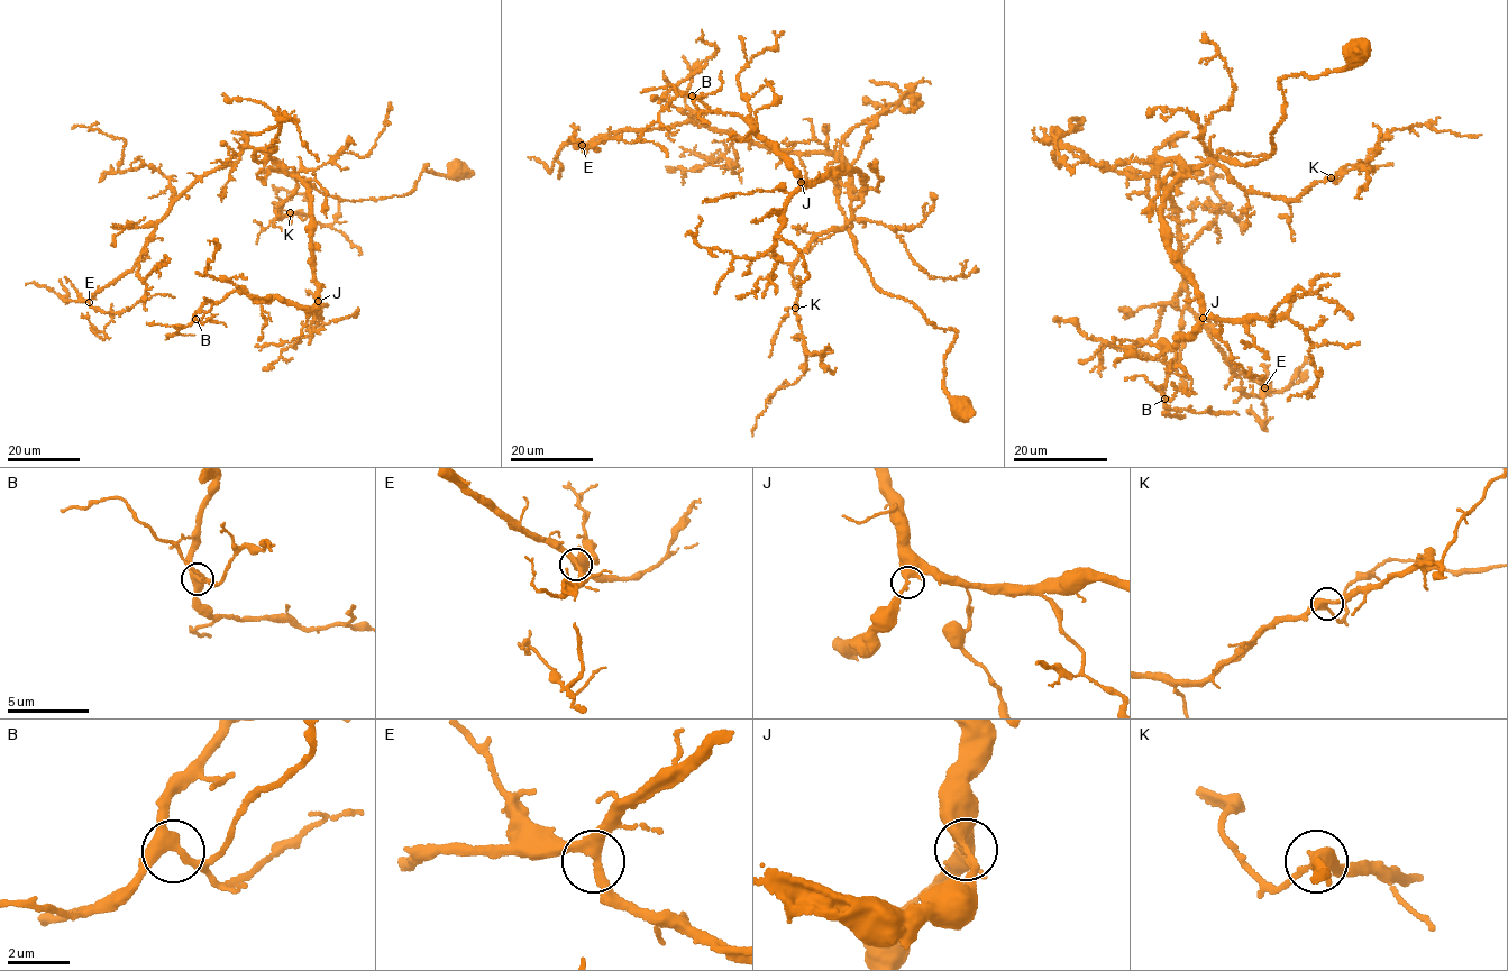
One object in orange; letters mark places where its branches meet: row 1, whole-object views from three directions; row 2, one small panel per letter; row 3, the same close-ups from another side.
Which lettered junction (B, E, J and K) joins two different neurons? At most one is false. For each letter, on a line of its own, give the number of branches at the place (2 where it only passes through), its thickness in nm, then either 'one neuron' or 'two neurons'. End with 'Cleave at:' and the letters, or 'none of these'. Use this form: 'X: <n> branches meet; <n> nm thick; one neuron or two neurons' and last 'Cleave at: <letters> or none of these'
B: 3 branches meet; 360 nm thick; one neuron
E: 3 branches meet; 320 nm thick; one neuron
J: 2 branches meet; 320 nm thick; one neuron
K: 3 branches meet; 340 nm thick; one neuron
Cleave at: none of these

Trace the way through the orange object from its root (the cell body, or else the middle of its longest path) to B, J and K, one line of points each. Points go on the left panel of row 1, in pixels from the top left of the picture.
B: (453, 171), (350, 201), (257, 176), (268, 158), (307, 188), (318, 303), (236, 291), (195, 319)
J: (453, 171), (427, 164), (407, 194), (350, 201), (286, 171), (257, 176), (268, 158), (307, 188), (318, 301)
K: (453, 171), (427, 164), (407, 194), (350, 201), (257, 176), (268, 158), (296, 176), (290, 212)

